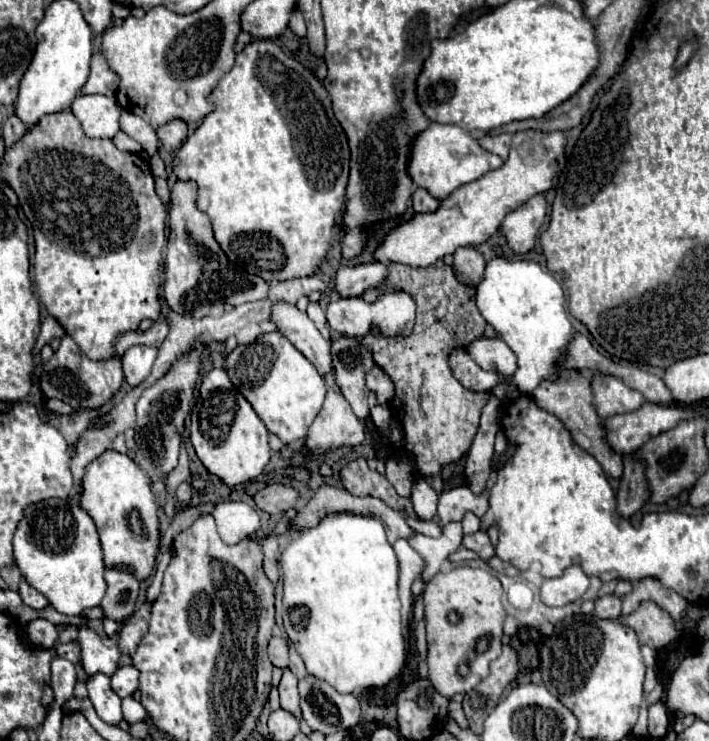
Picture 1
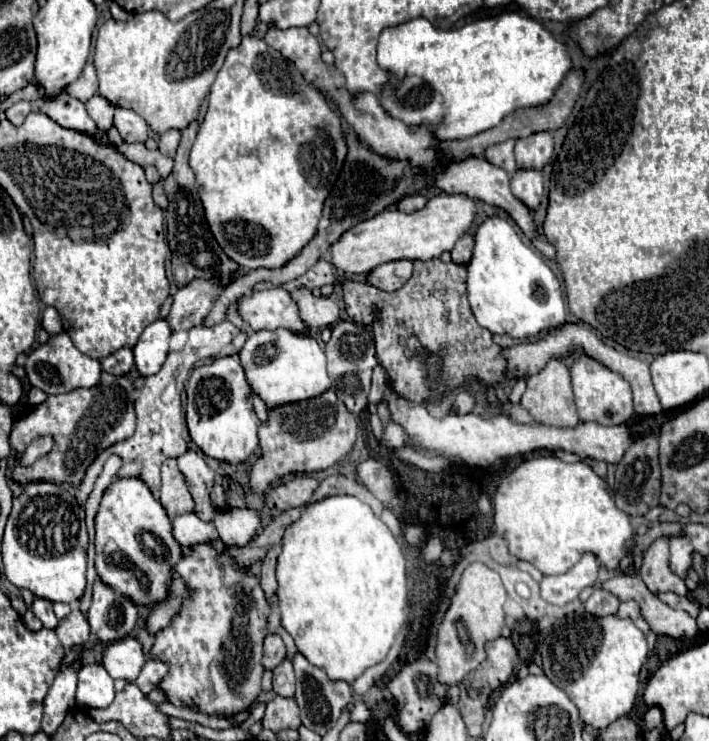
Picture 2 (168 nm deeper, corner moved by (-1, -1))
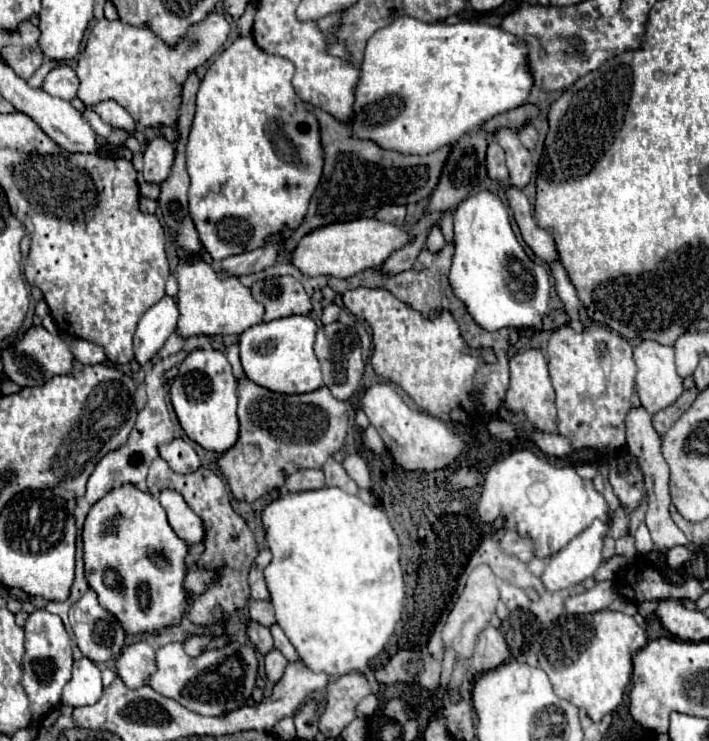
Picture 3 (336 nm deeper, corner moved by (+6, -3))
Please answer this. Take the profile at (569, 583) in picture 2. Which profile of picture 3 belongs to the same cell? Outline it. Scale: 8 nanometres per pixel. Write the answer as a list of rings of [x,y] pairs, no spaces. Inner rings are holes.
[[[594,521],[586,531],[574,537],[542,573],[542,583],[550,593],[572,589],[592,577],[602,565],[602,543],[608,535],[608,523]]]

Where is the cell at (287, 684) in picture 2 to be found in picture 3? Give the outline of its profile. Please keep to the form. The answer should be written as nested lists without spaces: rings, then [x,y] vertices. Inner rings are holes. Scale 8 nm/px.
[[[278,649],[270,651],[270,653],[264,657],[264,671],[266,671],[268,681],[270,681],[270,683],[278,683],[278,679],[282,679],[282,675],[284,675],[286,665],[288,665],[288,661],[286,661],[286,657],[284,657]]]

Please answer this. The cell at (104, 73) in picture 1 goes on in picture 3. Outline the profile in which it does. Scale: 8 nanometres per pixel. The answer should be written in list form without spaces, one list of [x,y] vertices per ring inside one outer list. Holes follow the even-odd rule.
[[[60,63],[58,67],[54,67],[46,75],[42,89],[48,95],[72,101],[76,97],[76,93],[78,93],[78,75],[76,75],[76,71],[72,67],[68,67],[66,63]]]

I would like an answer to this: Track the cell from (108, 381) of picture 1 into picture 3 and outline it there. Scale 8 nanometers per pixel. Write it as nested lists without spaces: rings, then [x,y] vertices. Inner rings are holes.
[[[32,327],[14,347],[2,353],[2,363],[4,373],[16,385],[42,387],[54,375],[70,375],[70,371],[74,369],[74,355],[70,351],[70,345],[58,333],[48,333],[44,327]]]

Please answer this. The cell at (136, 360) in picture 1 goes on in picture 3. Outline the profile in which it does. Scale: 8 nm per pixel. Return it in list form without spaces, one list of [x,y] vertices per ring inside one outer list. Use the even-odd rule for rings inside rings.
[[[170,297],[160,299],[144,313],[134,333],[134,355],[140,365],[146,365],[162,349],[170,333],[176,329],[176,321],[178,305]]]

